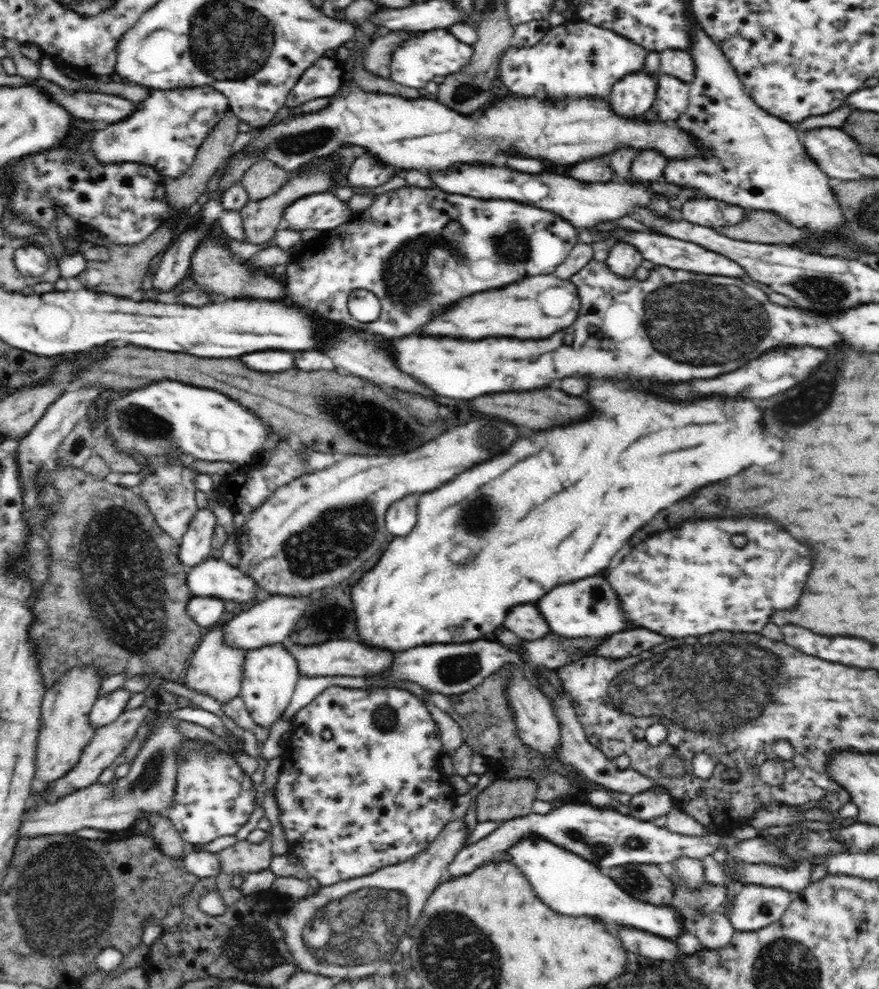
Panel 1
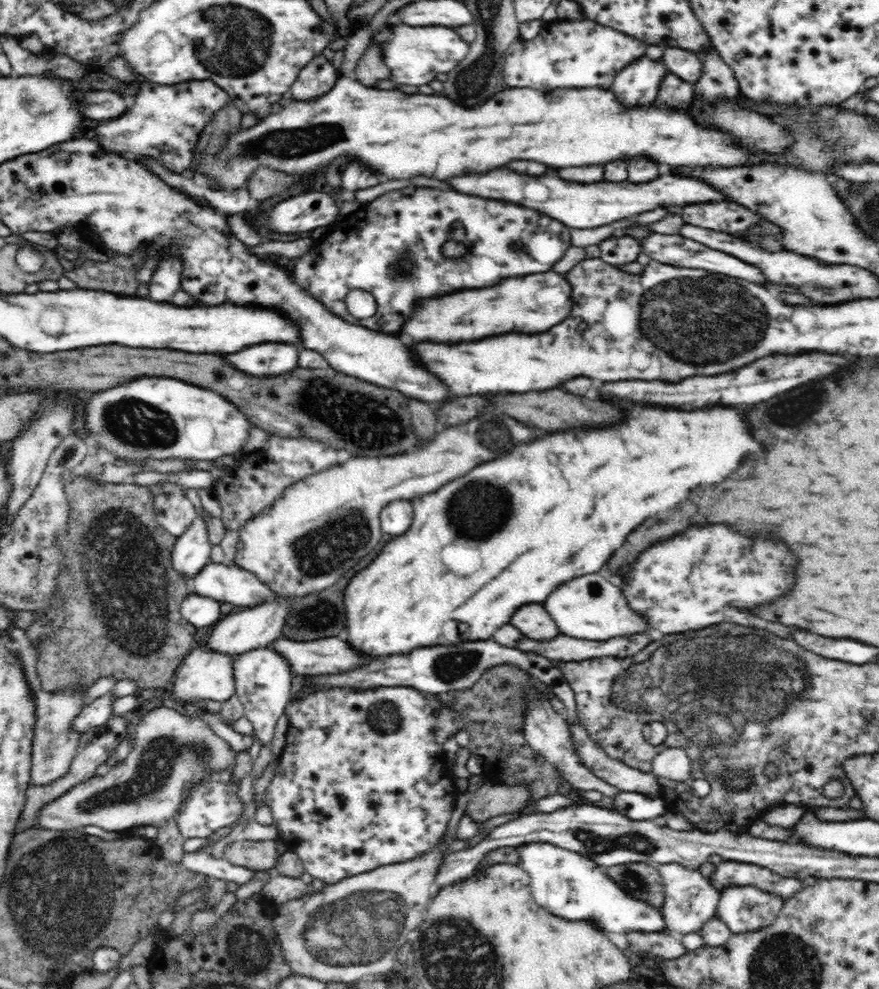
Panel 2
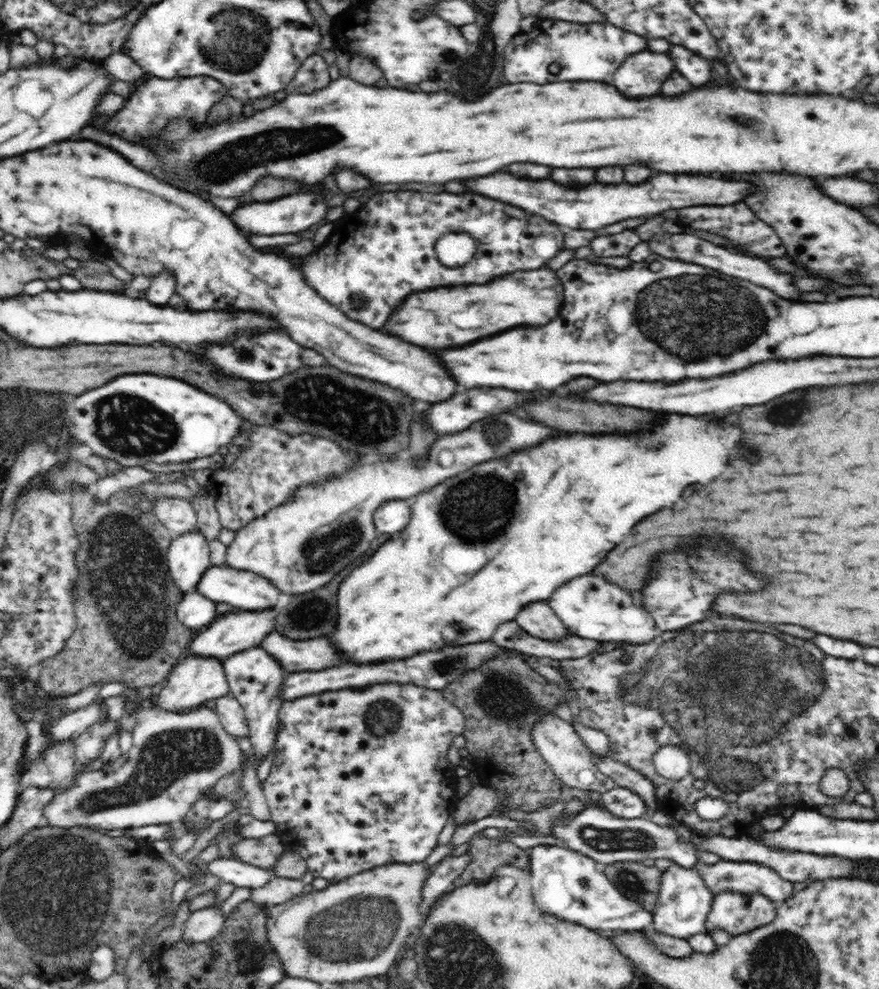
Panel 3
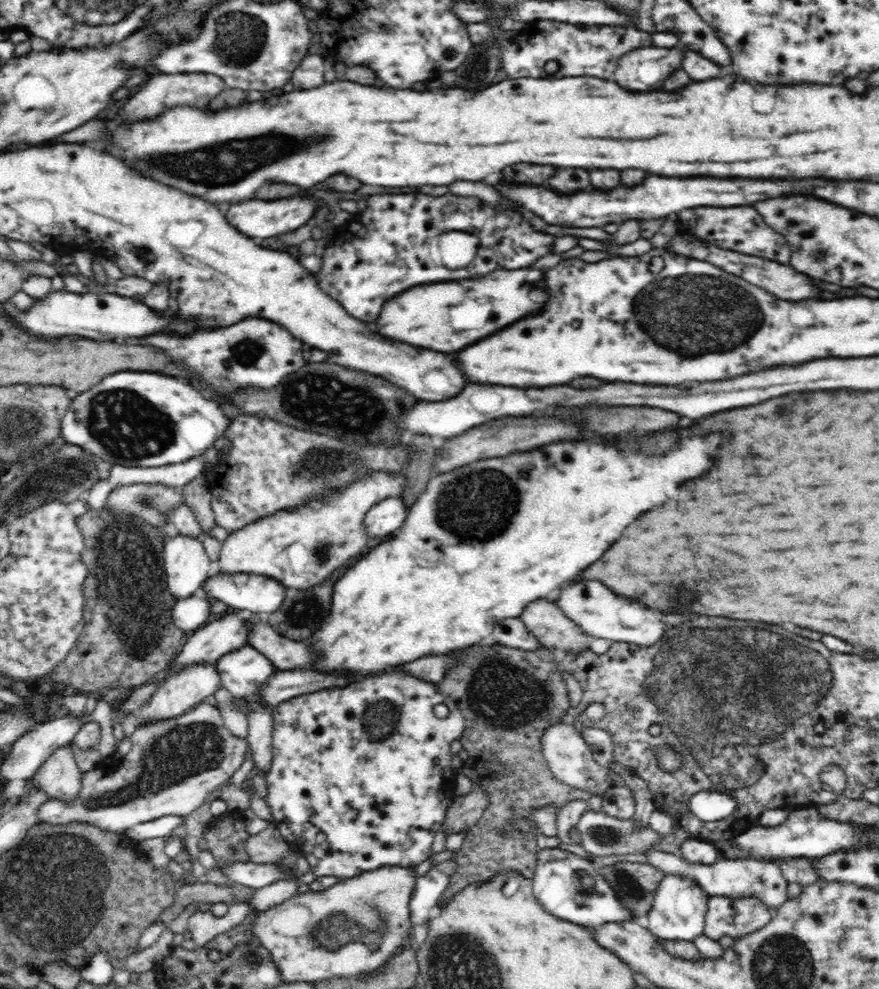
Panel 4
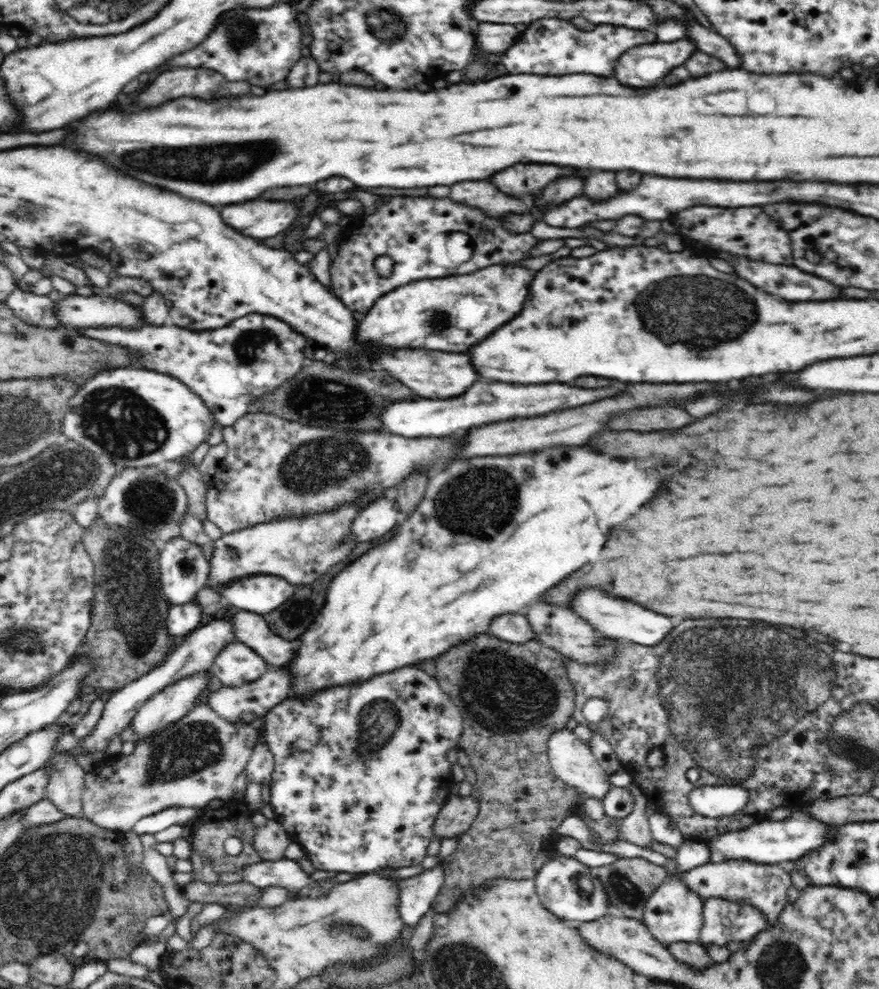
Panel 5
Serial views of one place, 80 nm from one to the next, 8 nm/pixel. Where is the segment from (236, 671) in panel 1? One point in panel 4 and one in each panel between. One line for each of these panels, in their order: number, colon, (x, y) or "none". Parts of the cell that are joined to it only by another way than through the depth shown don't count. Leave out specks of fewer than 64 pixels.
2: (205, 674)
3: (196, 680)
4: (180, 691)

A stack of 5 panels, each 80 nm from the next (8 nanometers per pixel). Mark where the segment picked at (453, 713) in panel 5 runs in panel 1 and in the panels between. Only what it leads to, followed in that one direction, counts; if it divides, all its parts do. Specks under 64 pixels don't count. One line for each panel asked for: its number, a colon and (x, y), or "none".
1: (360, 788)
2: (362, 781)
3: (360, 778)
4: (361, 778)

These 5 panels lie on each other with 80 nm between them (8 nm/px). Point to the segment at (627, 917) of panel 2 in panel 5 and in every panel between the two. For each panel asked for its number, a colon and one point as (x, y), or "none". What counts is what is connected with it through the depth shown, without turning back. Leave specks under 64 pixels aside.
3: (564, 882)
4: (568, 886)
5: (563, 884)

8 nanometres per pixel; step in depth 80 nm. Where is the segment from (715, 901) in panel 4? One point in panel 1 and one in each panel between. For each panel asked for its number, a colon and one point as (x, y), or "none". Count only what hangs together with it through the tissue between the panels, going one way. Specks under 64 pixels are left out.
1: (755, 906)
2: (743, 909)
3: (737, 913)

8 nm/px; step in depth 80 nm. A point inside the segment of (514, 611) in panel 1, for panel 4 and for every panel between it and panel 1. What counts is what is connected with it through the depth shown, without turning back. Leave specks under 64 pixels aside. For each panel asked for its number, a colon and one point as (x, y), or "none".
2: (533, 621)
3: (538, 619)
4: (553, 629)

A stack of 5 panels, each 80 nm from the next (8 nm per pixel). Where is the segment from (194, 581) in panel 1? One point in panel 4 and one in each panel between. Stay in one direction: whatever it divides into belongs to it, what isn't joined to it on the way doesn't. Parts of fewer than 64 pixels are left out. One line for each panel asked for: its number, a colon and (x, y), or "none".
2: (231, 584)
3: (240, 588)
4: (262, 596)

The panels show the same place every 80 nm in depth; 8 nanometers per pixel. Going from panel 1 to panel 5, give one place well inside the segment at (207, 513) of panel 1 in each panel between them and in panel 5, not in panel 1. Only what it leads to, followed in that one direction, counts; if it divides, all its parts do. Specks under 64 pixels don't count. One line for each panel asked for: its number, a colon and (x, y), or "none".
2: (191, 553)
3: (188, 557)
4: (186, 563)
5: (184, 570)

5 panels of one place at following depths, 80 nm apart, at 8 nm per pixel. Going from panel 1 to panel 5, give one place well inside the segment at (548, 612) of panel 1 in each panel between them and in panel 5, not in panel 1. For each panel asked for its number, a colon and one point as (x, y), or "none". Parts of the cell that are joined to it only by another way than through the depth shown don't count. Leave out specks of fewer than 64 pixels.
2: (590, 607)
3: (590, 607)
4: (599, 612)
5: (624, 621)

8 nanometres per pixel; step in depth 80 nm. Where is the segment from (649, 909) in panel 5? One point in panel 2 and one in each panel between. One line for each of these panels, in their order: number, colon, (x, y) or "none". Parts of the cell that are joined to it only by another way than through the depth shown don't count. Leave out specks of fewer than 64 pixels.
2: (690, 900)
3: (684, 901)
4: (678, 912)

